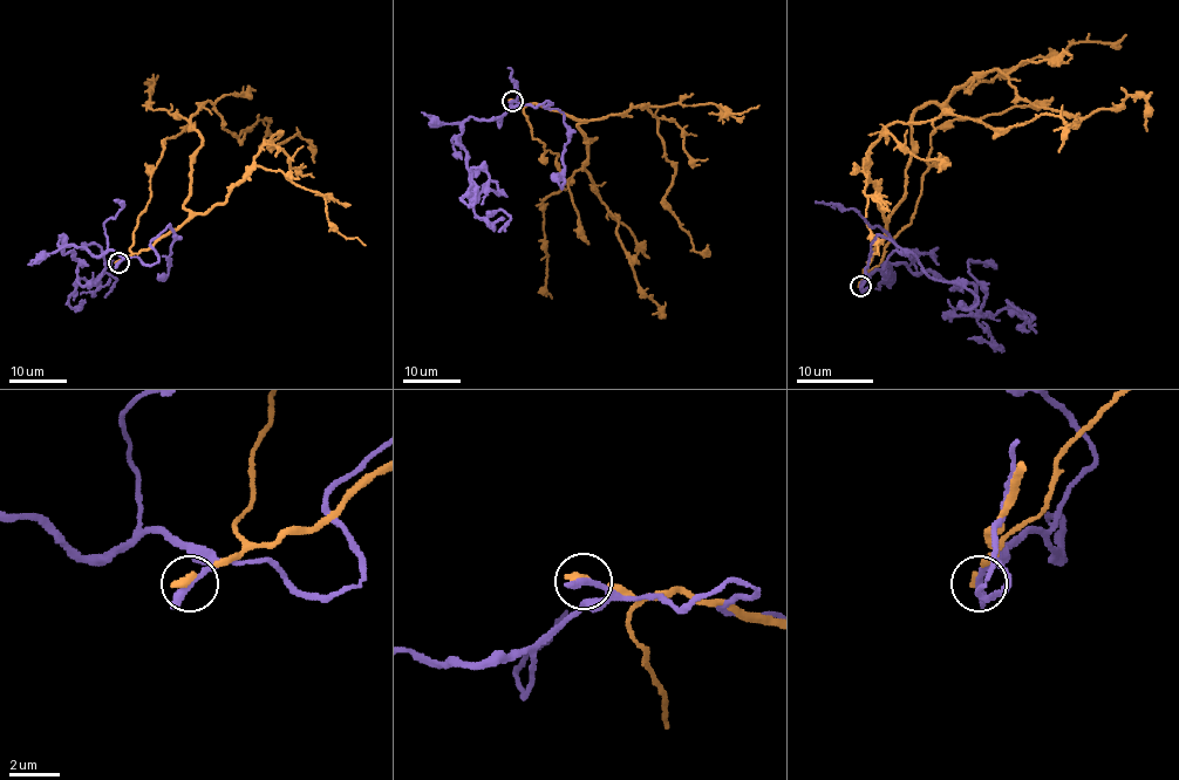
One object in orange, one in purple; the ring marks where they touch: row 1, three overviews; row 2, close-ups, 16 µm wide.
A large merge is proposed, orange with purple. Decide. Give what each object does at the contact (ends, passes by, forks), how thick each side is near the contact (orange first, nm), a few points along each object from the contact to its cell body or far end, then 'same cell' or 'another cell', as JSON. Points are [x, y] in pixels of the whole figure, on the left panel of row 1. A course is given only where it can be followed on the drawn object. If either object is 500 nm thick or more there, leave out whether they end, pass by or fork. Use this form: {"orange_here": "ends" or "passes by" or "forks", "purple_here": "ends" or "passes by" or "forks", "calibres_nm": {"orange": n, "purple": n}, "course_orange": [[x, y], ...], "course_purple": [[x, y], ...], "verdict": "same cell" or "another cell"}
{"orange_here": "ends", "purple_here": "ends", "calibres_nm": {"orange": 260, "purple": 360}, "course_orange": [[117, 261], [188, 217], [192, 154], [200, 145], [191, 118], [206, 101], [237, 137], [266, 120], [259, 146]], "course_purple": [[120, 261], [110, 251], [69, 246], [79, 284], [95, 285], [104, 268], [96, 245], [81, 248]], "verdict": "another cell"}

